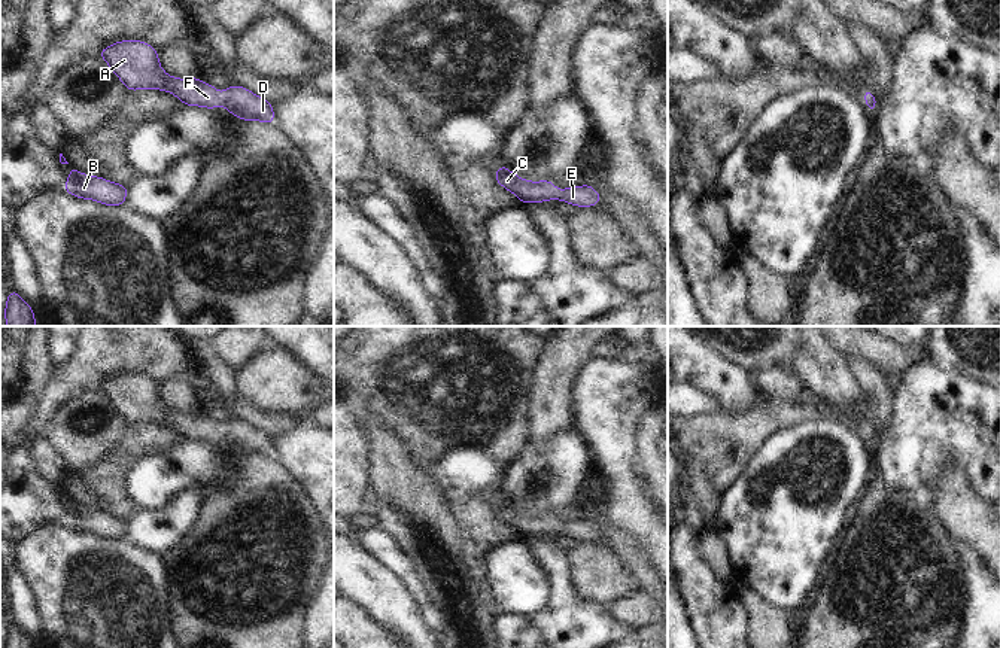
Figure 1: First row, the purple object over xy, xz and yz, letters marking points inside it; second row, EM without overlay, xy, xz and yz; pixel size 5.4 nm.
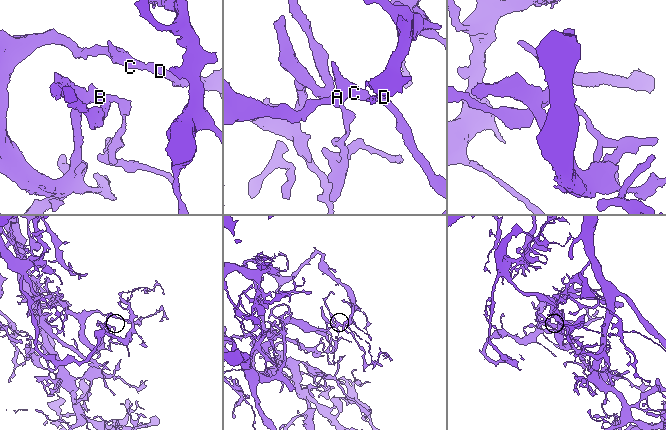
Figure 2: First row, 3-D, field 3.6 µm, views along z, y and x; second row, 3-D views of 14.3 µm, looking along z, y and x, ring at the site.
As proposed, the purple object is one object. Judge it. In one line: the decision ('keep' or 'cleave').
keep

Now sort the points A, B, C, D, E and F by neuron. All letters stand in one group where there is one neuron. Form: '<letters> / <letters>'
A B C D E F

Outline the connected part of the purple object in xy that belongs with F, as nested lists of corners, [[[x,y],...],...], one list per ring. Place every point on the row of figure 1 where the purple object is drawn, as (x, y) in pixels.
[[[119,40],[98,52],[127,91],[161,89],[174,94],[183,106],[215,109],[224,106],[241,121],[274,124],[273,104],[247,88],[230,85],[222,94],[195,76],[168,76],[158,60],[158,51],[142,40]]]

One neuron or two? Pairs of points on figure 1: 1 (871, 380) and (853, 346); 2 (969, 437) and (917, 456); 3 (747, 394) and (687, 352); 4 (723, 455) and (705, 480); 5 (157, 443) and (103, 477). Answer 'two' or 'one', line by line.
1: two
2: one
3: one
4: two
5: one

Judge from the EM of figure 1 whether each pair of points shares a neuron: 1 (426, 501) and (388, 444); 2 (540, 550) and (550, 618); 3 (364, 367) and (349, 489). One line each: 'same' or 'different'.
1: same
2: same
3: different

